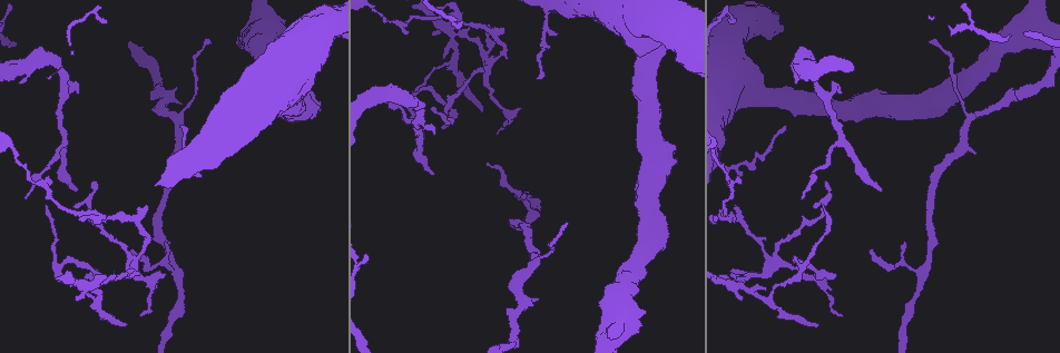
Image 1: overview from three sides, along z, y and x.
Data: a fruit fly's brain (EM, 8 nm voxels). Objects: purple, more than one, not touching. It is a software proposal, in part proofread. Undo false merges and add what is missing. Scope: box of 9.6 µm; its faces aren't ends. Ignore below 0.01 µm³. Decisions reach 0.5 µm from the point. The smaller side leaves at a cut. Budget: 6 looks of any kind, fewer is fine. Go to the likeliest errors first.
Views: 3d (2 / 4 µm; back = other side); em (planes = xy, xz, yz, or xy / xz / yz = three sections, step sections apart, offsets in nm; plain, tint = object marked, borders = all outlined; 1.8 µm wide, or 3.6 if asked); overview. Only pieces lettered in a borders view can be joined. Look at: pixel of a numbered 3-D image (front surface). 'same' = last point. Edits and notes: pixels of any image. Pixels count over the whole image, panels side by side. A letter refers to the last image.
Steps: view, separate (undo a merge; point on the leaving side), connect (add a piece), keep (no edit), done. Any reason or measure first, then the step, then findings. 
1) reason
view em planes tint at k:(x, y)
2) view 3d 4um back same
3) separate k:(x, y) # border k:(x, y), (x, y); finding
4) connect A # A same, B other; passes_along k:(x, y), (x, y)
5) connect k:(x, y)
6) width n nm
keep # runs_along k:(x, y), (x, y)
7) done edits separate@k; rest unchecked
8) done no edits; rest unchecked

abrupt turn
view em yz step 16 tint at 1:(94, 285)

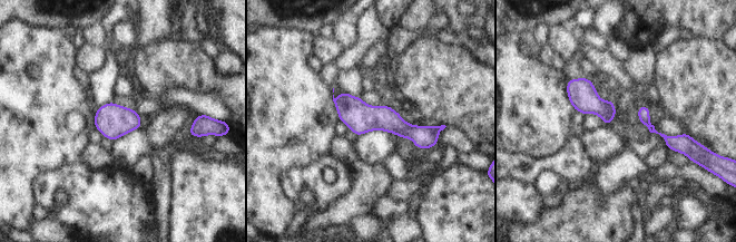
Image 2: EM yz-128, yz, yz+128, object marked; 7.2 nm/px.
view em planes borders same

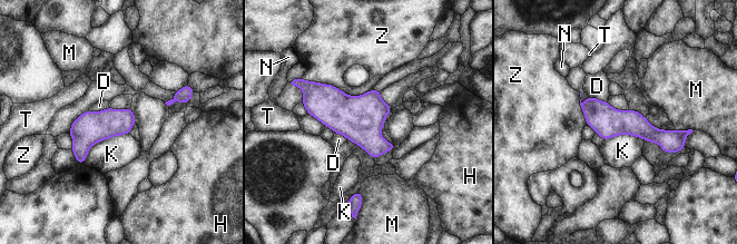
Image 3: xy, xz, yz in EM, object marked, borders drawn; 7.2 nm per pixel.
keep # D other, H other, K other, M other, N other, T other, Z other; border 3:(128, 133), (97, 142), (84, 163); continuous, no second neuron

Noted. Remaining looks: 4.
an open end
view em planes borders at 1:(124, 324)

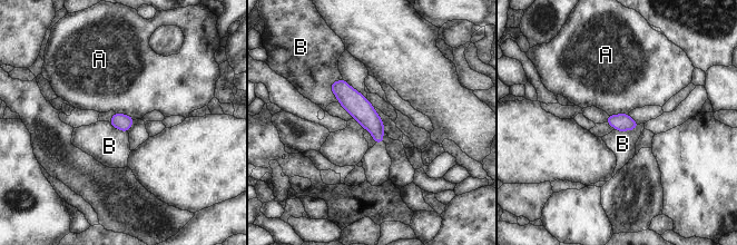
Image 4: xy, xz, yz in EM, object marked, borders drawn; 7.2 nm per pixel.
width 120 nm
keep # A other, B other; no lettered piece goes on from it

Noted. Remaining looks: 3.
free end
view em planes borders at 1:(45, 206)

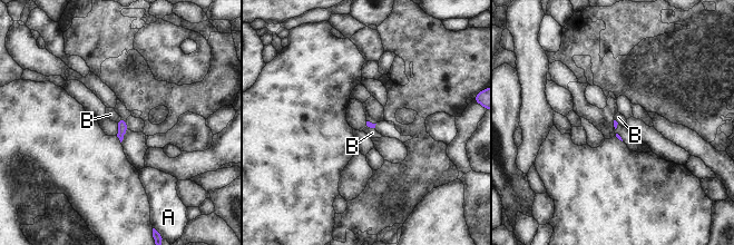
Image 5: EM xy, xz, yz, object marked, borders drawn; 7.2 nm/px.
keep # A other, B other; none of them fits

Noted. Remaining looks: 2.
done no edits; rest unchecked

